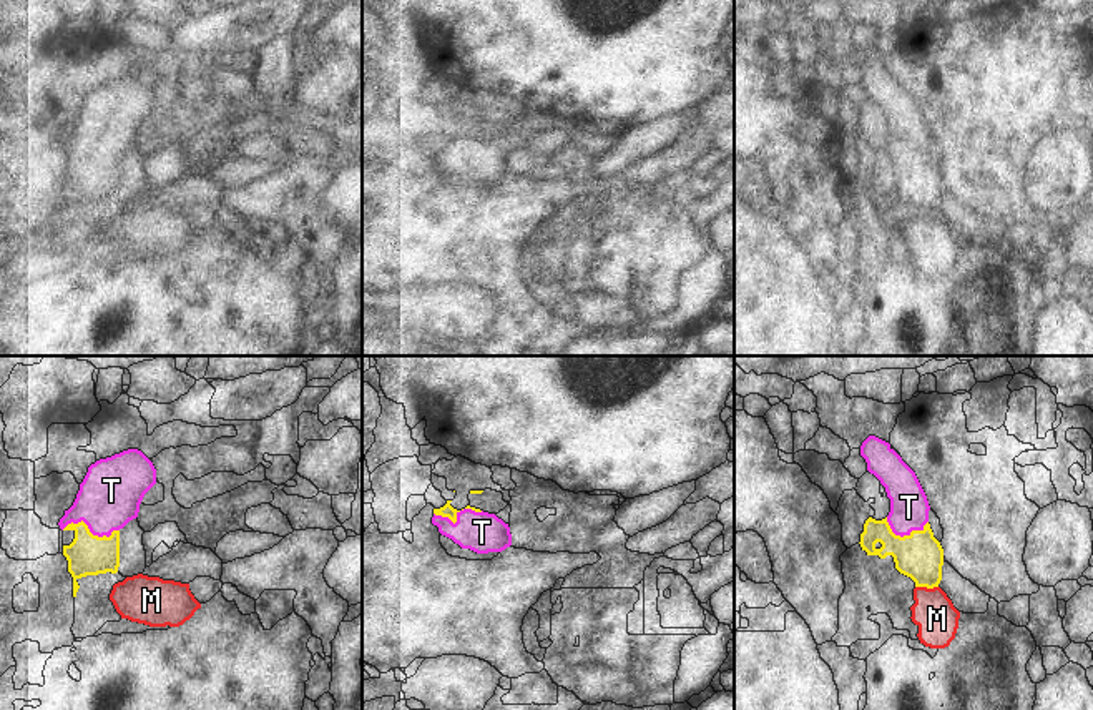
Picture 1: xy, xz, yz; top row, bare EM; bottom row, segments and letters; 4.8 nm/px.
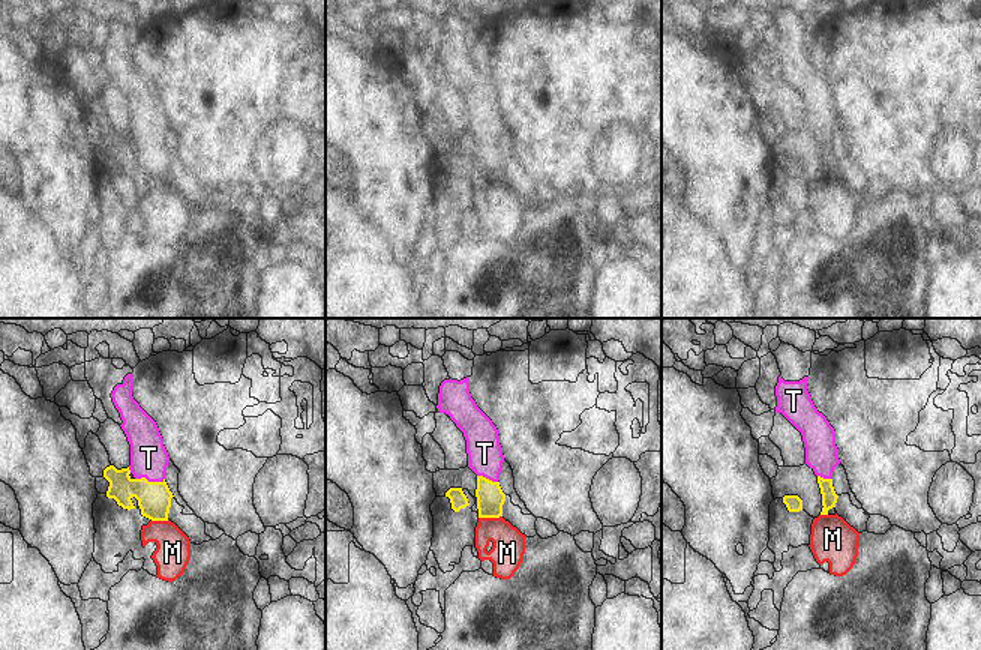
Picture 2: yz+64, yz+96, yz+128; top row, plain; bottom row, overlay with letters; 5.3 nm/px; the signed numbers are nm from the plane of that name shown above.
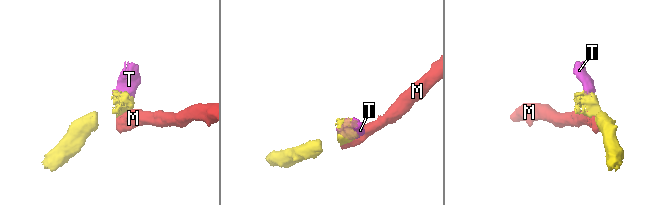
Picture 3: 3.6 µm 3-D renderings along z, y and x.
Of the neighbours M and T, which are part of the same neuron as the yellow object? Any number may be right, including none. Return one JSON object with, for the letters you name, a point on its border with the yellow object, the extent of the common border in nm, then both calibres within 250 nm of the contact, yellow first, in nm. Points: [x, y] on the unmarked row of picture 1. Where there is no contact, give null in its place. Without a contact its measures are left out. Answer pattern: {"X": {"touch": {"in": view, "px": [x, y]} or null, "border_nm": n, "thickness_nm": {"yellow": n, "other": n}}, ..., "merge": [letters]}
{"T": {"touch": {"in": "xy", "px": [88, 158]}, "border_nm": 280, "thickness_nm": {"yellow": 200, "other": 300}}, "merge": ["T"]}

